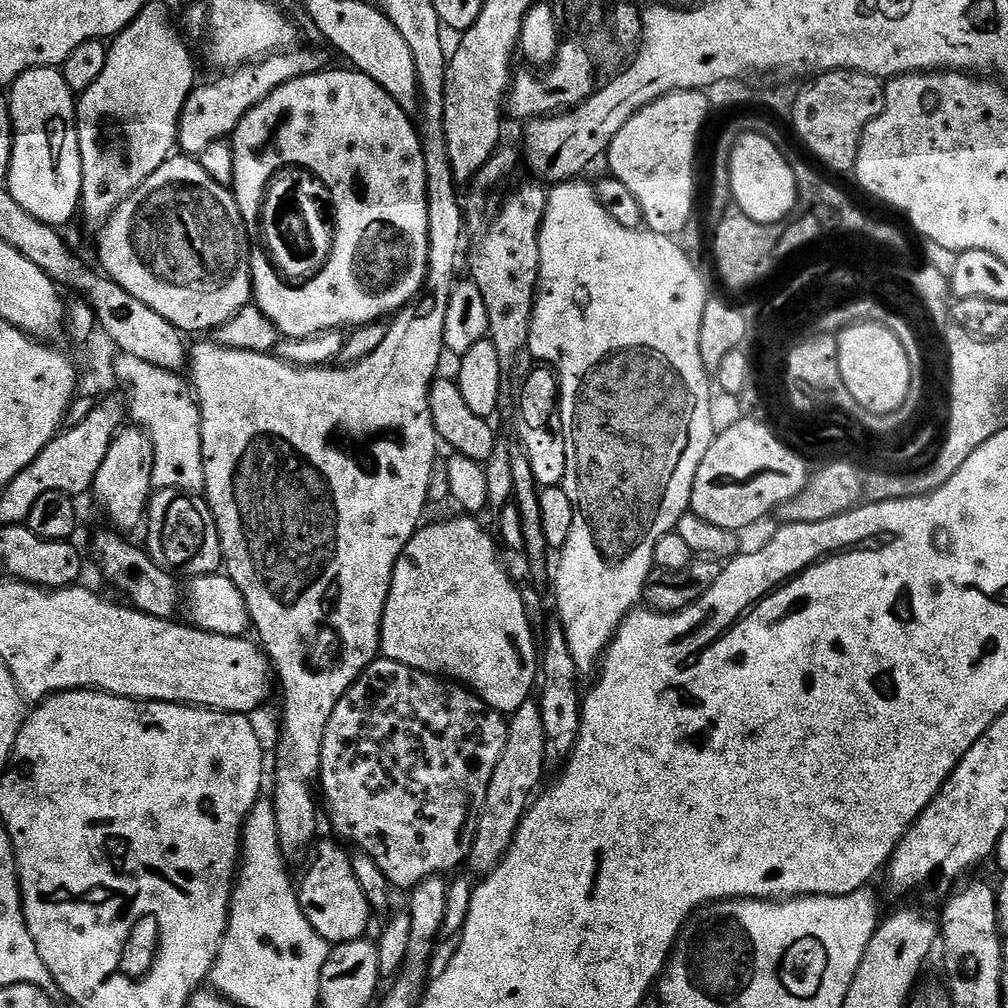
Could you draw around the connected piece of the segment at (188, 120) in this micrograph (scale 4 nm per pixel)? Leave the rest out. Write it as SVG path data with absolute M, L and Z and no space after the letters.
M300 46L295 50L275 52L273 56L266 56L262 60L244 64L241 68L225 71L217 75L220 77L213 84L197 83L186 98L186 106L180 115L179 151L193 158L199 157L200 152L206 150L206 146L210 146L210 142L231 137L238 122L246 118L249 110L258 106L258 102L266 99L271 92L278 90L278 86L294 78L325 71L328 67L326 53Z

